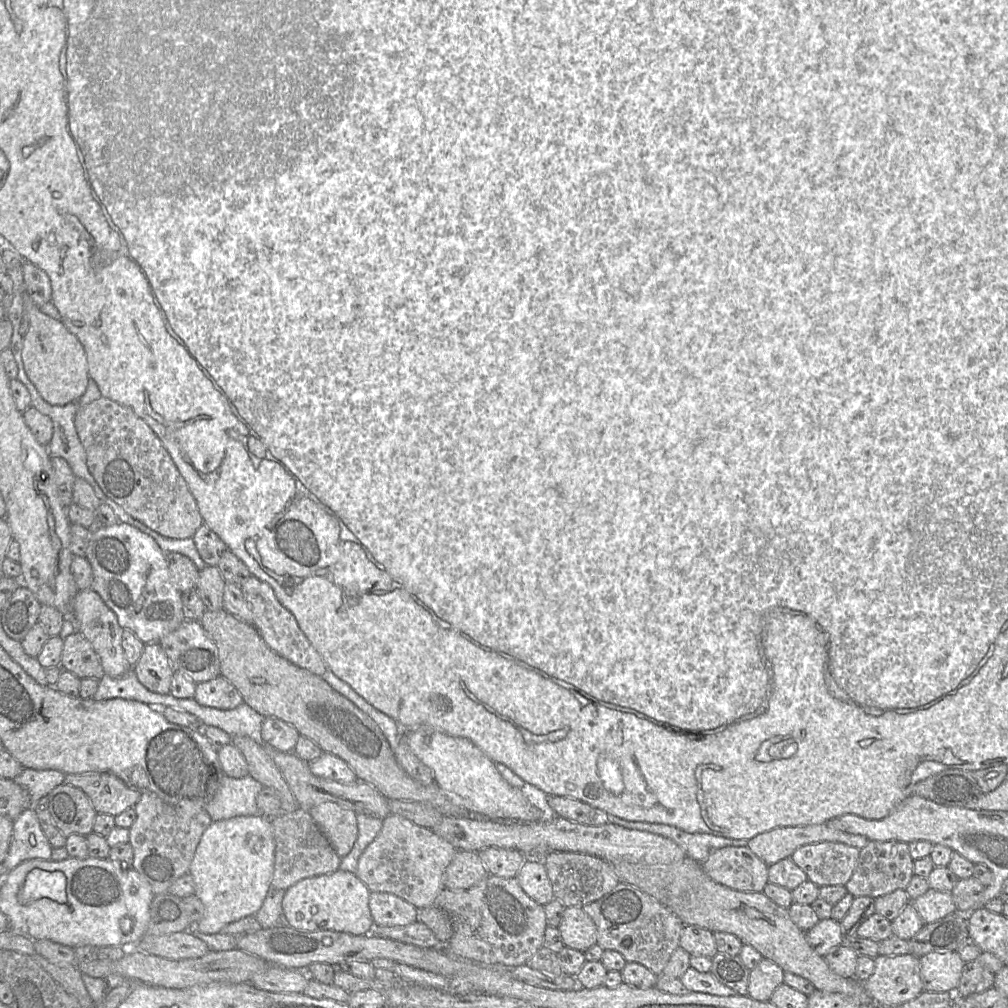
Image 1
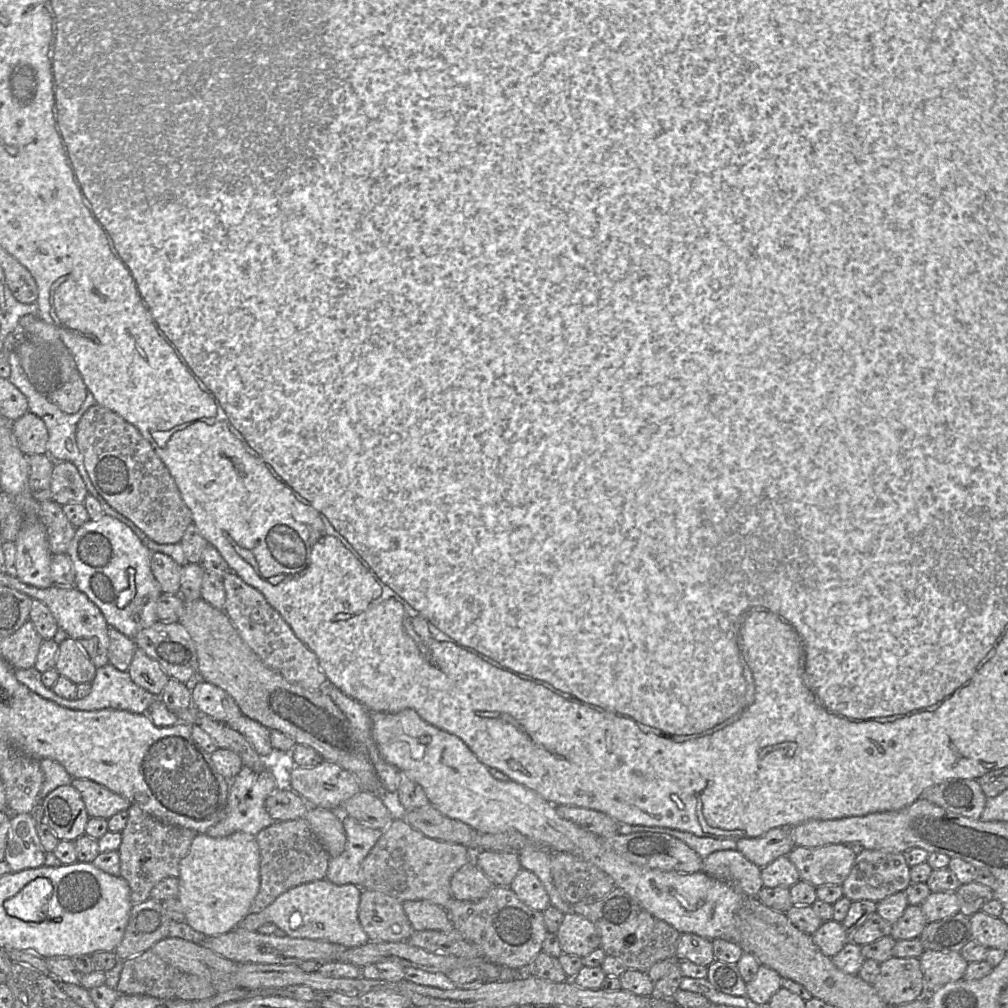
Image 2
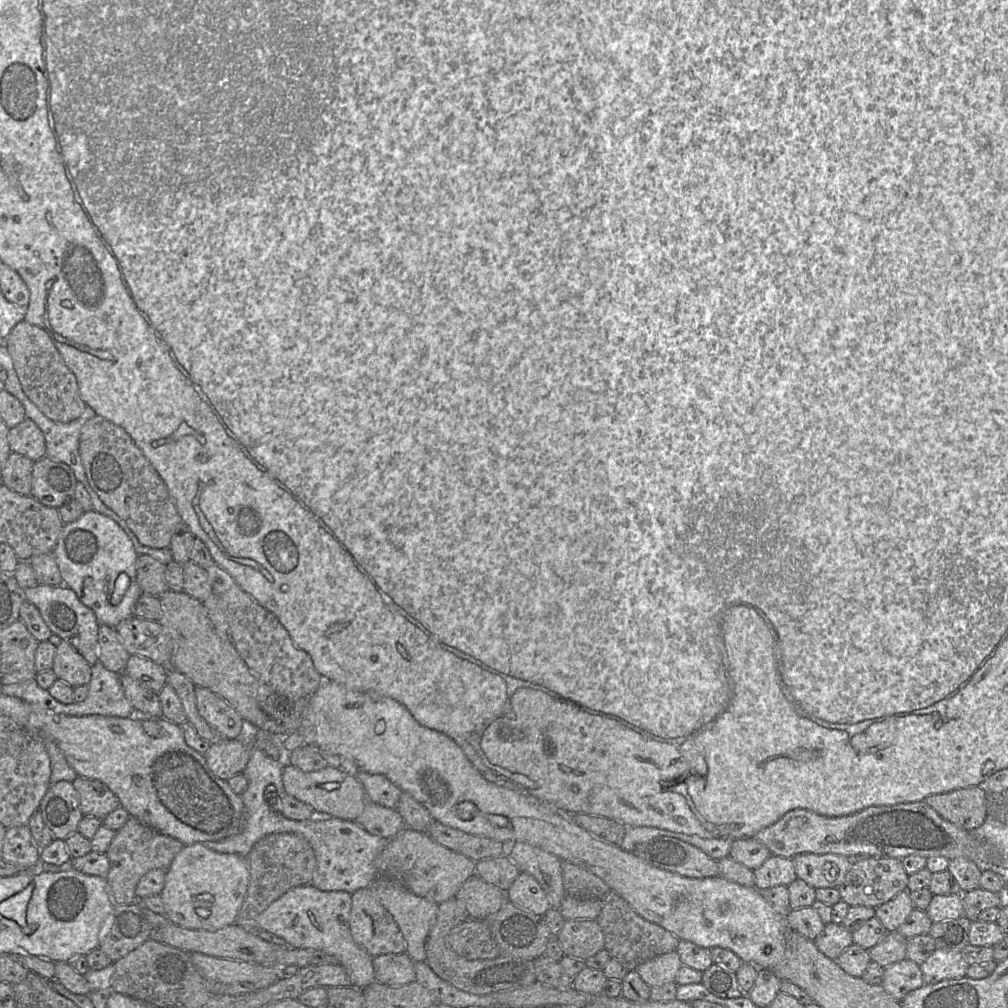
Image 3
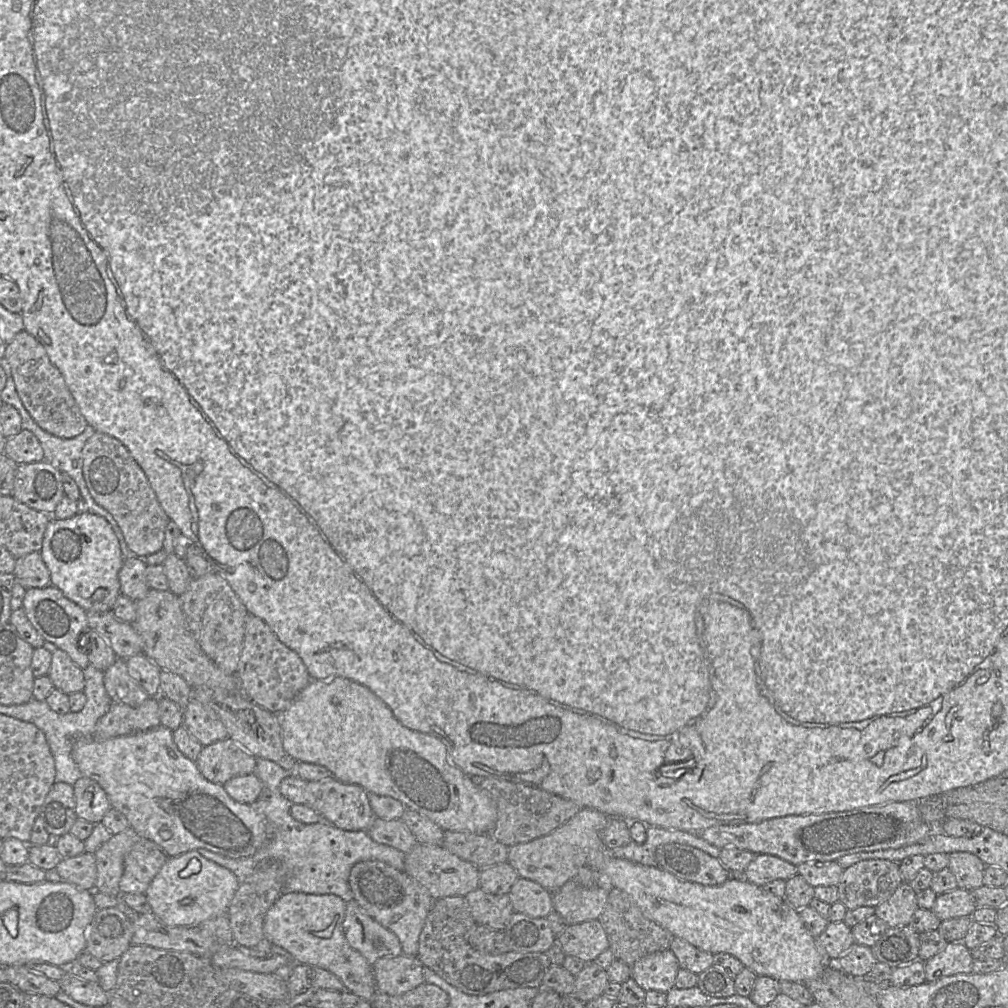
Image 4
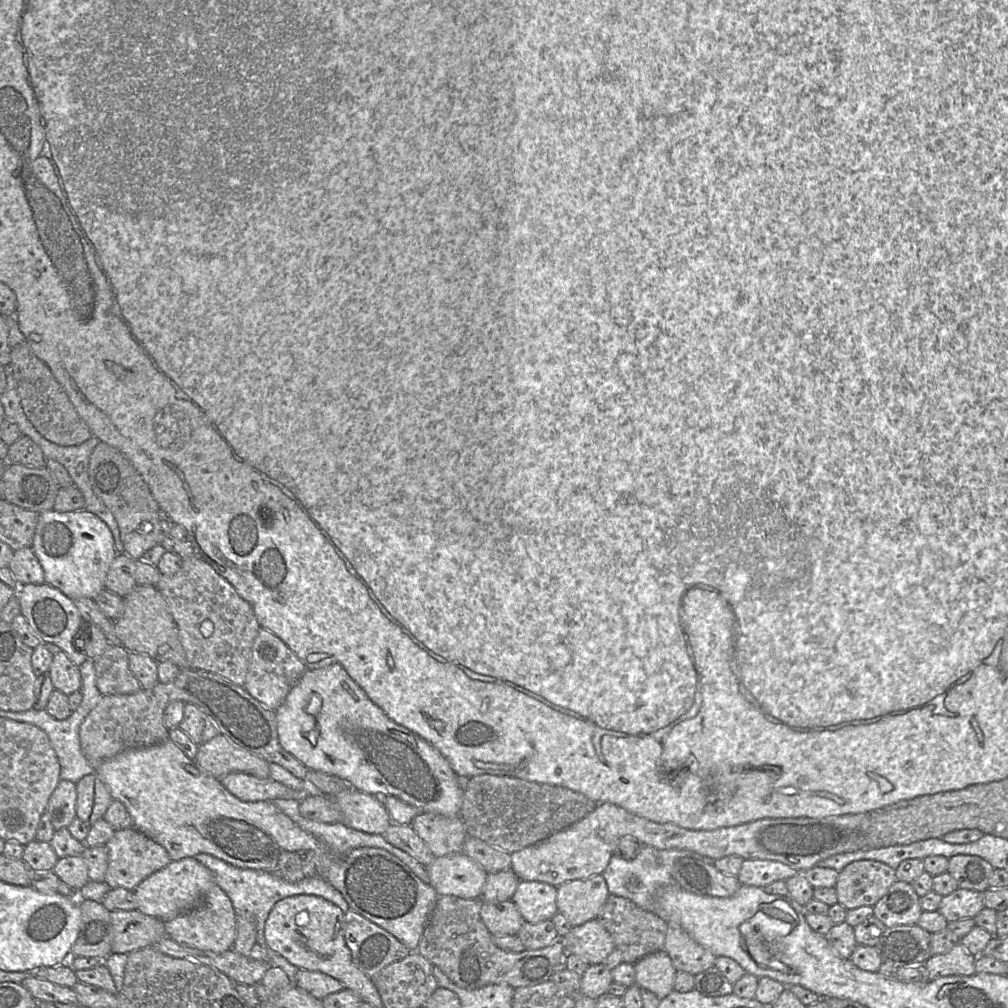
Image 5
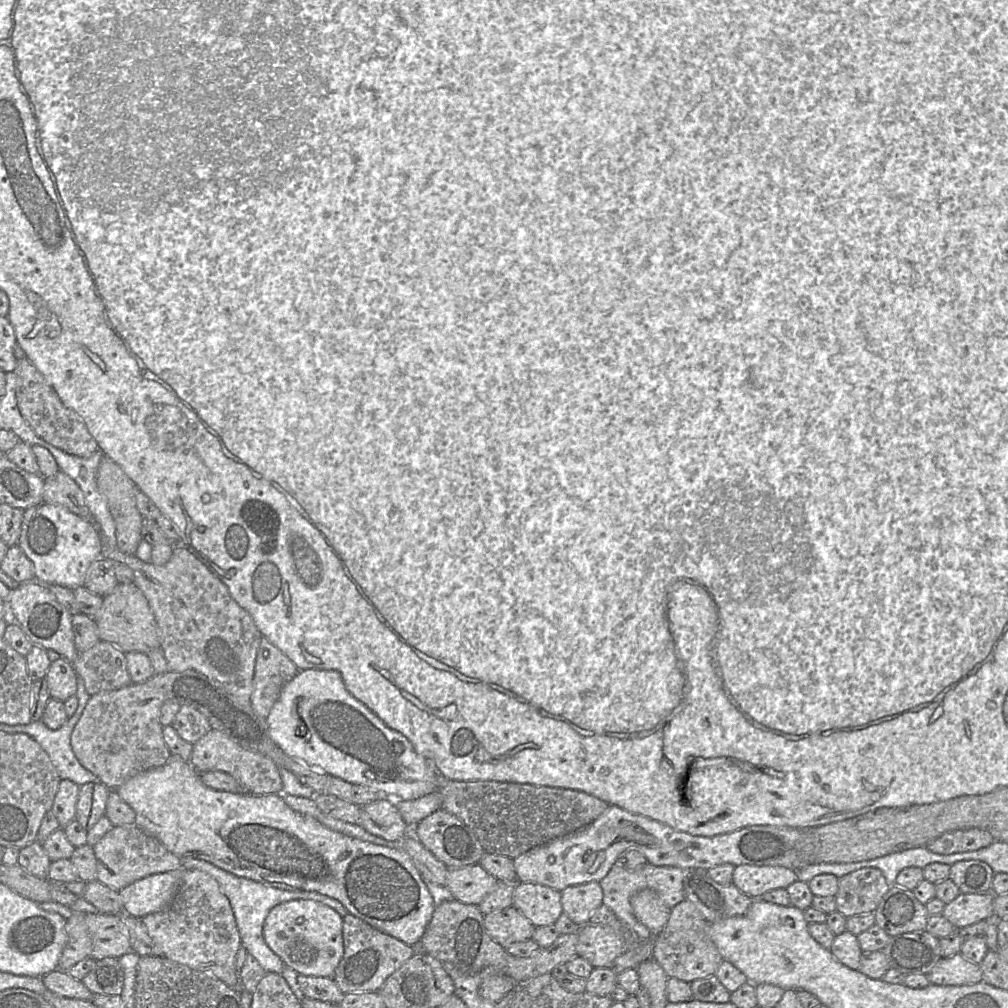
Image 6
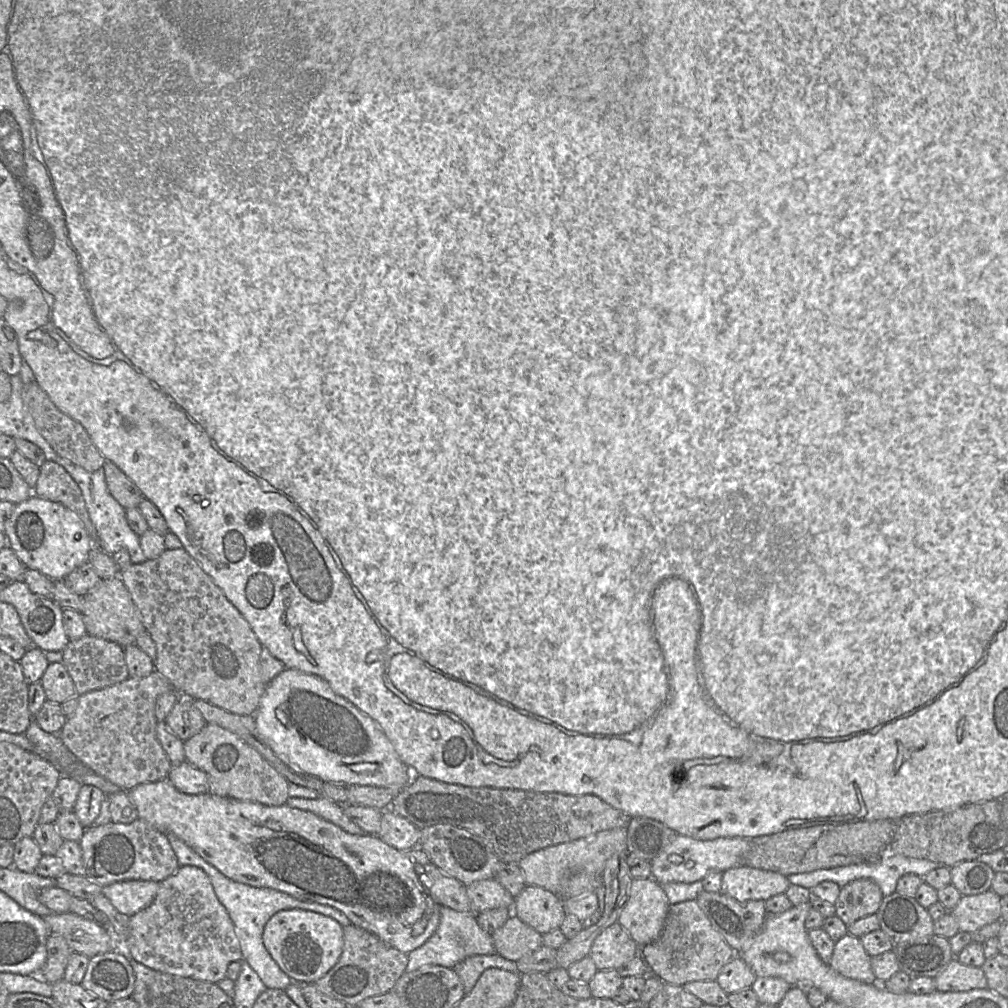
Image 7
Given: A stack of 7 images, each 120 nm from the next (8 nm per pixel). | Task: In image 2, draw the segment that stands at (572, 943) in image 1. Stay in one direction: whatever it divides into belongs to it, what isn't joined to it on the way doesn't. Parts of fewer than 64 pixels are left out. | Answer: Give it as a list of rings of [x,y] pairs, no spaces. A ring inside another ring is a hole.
[[[572,910],[564,914],[556,932],[562,953],[580,958],[600,947],[600,934],[594,923]]]

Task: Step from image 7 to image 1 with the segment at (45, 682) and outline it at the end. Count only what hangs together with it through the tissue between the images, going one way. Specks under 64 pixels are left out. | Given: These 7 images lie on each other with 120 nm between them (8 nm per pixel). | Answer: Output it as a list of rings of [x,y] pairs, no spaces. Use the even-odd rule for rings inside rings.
[[[79,631],[64,639],[60,667],[79,679],[100,680],[105,675],[99,656],[91,642]]]

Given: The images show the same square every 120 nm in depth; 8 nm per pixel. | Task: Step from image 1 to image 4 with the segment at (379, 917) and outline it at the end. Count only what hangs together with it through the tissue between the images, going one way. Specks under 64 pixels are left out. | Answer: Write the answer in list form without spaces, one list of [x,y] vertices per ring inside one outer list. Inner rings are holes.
[[[353,898],[346,903],[342,929],[349,945],[371,966],[382,957],[402,954],[398,937],[370,917]]]

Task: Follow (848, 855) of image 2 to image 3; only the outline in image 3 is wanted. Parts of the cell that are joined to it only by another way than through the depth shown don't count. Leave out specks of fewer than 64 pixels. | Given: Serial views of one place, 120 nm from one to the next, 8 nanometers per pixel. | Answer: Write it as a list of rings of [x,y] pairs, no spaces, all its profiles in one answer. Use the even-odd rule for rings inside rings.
[[[803,853],[792,858],[798,878],[814,889],[838,888],[849,871],[852,858],[838,854]]]

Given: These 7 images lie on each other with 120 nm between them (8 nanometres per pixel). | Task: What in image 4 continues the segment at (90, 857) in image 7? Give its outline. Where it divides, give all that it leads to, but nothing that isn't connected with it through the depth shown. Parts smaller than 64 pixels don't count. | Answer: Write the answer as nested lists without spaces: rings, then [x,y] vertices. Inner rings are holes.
[[[142,840],[125,856],[119,882],[122,894],[145,894],[151,881],[169,857],[152,841]]]

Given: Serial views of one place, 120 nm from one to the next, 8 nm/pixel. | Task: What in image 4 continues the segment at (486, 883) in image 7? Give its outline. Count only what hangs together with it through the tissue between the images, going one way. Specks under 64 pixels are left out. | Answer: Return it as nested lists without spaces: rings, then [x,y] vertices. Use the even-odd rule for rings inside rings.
[[[417,843],[405,854],[404,872],[426,888],[434,900],[448,896],[465,897],[479,887],[480,870],[449,852],[443,845]]]

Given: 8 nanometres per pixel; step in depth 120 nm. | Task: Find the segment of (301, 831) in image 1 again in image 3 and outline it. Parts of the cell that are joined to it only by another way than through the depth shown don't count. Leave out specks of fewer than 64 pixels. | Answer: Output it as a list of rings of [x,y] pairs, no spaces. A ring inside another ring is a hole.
[[[274,833],[257,841],[246,857],[249,883],[235,924],[249,932],[256,932],[258,916],[288,890],[311,882],[316,870],[316,858],[310,844],[293,833]]]

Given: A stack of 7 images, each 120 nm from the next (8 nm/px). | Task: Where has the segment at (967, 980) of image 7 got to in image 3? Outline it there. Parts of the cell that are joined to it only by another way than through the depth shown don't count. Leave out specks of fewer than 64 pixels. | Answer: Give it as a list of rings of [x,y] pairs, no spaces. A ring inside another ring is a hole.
[[[936,949],[921,965],[925,984],[966,976],[969,965],[961,951]]]

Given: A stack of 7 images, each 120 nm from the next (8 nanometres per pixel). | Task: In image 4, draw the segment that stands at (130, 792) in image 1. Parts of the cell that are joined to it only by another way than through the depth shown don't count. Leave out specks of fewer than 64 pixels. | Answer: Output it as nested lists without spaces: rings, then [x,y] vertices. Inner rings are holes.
[[[86,776],[78,779],[73,787],[77,818],[93,824],[101,823],[111,808],[103,788],[95,780]]]

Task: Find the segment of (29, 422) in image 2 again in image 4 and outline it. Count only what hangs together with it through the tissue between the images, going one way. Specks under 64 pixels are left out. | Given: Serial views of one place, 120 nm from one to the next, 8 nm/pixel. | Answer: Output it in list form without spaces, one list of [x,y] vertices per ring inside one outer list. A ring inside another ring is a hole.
[[[22,429],[11,438],[7,438],[4,454],[18,465],[44,461],[44,451],[39,440],[26,429]]]

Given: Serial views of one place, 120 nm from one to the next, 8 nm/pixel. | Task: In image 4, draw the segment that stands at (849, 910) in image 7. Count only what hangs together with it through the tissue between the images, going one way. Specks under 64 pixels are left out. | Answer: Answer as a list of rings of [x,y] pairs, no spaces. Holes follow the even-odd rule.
[[[883,859],[859,861],[843,871],[837,885],[838,901],[847,910],[875,908],[903,882],[899,863]]]

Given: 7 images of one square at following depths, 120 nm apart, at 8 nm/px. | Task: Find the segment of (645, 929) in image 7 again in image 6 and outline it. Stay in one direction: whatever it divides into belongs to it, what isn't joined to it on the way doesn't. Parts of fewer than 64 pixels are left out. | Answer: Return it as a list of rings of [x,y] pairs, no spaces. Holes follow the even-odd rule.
[[[643,889],[631,897],[636,919],[648,928],[652,937],[657,936],[666,925],[670,910],[653,889]]]

